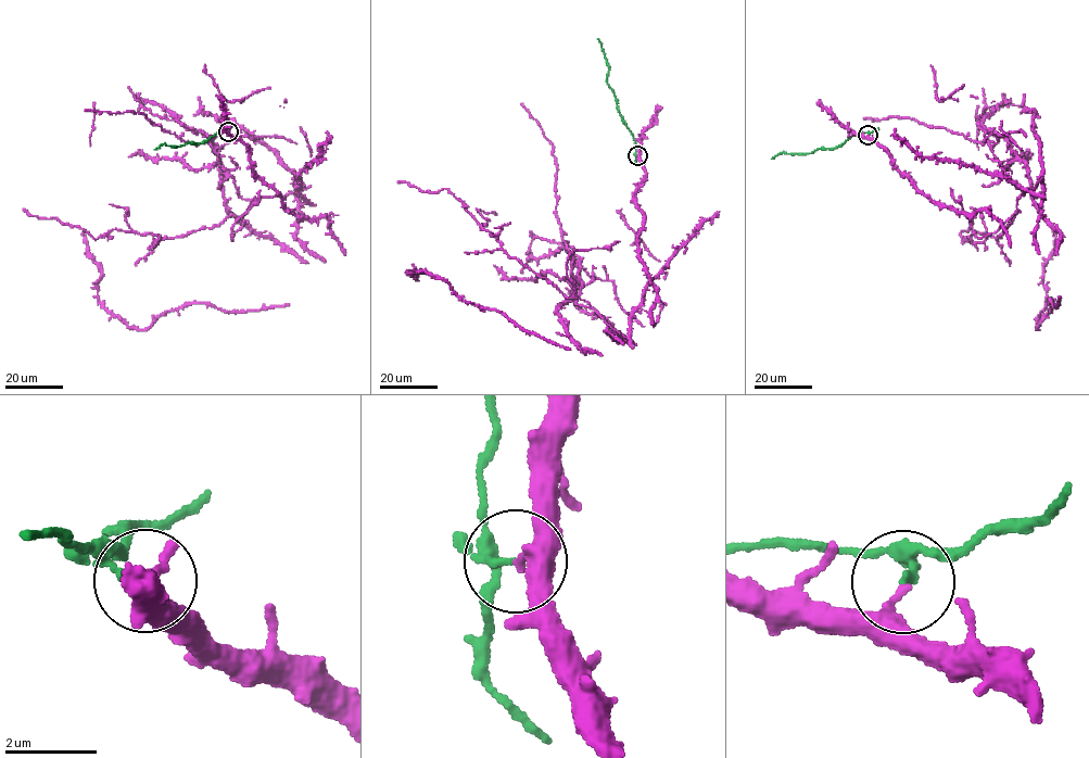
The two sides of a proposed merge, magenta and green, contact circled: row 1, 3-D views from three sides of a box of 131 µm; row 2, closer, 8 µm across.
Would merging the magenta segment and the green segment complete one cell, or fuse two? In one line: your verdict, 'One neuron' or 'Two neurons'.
Two neurons

